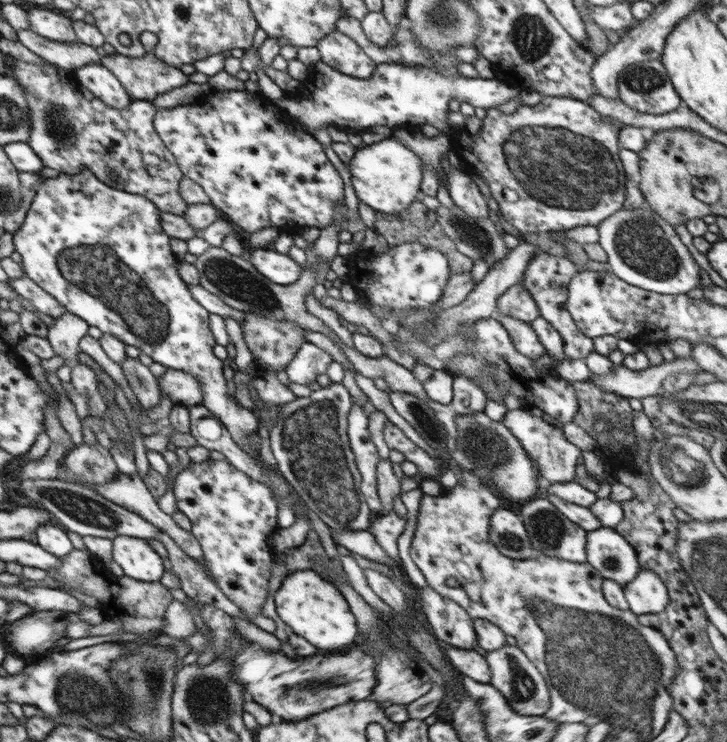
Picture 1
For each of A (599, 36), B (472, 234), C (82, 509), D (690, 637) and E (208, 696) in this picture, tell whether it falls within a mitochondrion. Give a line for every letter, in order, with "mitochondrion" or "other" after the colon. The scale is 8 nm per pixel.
A: other
B: mitochondrion
C: mitochondrion
D: other
E: mitochondrion

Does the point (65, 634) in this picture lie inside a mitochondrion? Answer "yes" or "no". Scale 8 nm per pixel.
no

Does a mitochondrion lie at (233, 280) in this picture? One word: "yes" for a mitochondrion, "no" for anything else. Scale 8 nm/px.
yes

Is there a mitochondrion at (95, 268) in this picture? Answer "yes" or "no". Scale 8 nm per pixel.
yes

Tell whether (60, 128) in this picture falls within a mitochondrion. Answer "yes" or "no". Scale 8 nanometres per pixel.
yes

